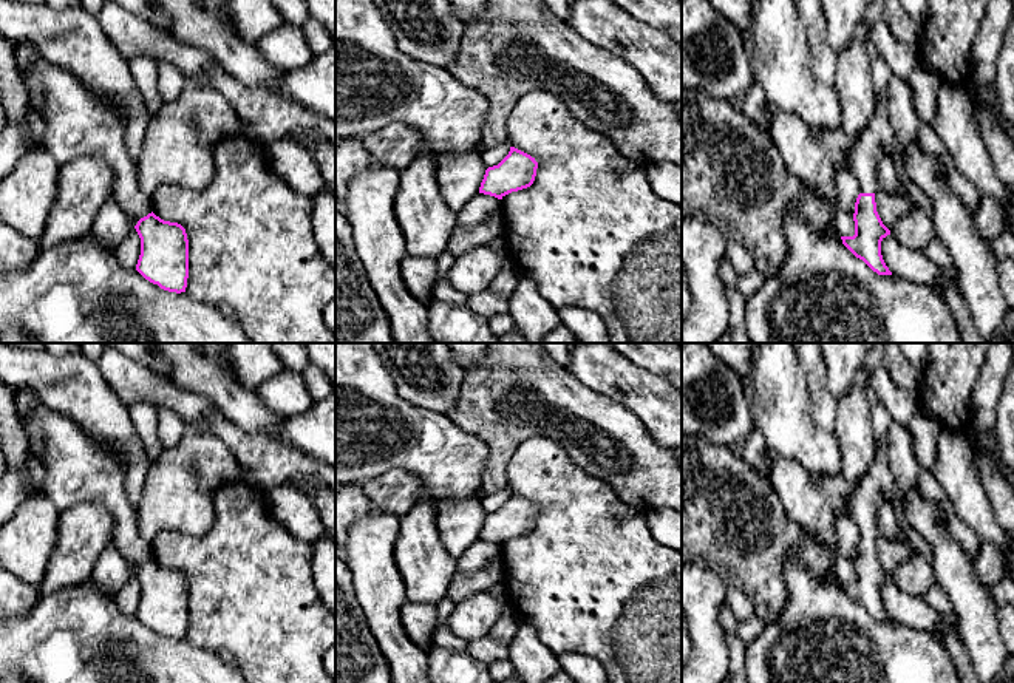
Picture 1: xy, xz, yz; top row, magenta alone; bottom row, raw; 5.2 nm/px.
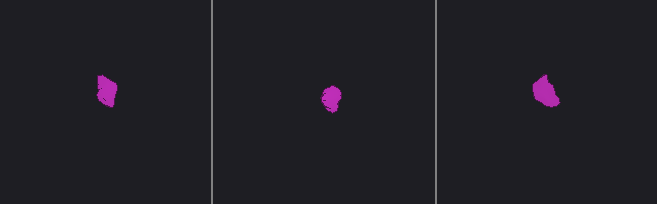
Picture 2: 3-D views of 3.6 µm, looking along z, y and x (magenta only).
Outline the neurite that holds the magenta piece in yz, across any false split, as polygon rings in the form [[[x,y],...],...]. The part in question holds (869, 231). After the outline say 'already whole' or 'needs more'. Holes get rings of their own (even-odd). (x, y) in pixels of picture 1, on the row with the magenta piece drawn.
[[[887,88],[876,97],[875,119],[849,153],[849,167],[859,184],[855,202],[855,235],[841,236],[842,244],[878,275],[892,275],[881,255],[881,241],[890,235],[875,202],[878,158],[887,153],[903,182],[915,182],[932,201],[932,226],[938,241],[951,253],[957,286],[968,304],[974,326],[988,340],[1003,323],[1008,303],[997,277],[997,257],[975,229],[975,212],[954,195],[944,182],[938,158],[924,153],[912,139],[903,150],[889,117]]]; needs more

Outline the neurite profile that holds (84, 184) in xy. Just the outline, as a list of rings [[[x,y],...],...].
[[[93,155],[59,165],[57,176],[57,196],[39,240],[40,249],[90,236],[99,207],[113,193],[113,168]]]

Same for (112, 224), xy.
[[[108,196],[99,207],[91,235],[102,246],[114,252],[131,229],[133,224],[130,216],[122,210],[122,206],[114,196]]]

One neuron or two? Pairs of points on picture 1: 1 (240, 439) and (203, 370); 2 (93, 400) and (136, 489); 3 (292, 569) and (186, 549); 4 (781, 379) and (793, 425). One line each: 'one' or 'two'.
1: two
2: one
3: one
4: one

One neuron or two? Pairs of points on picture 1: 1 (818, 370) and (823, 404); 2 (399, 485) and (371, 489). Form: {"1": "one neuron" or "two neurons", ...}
{"1": "one neuron", "2": "one neuron"}

